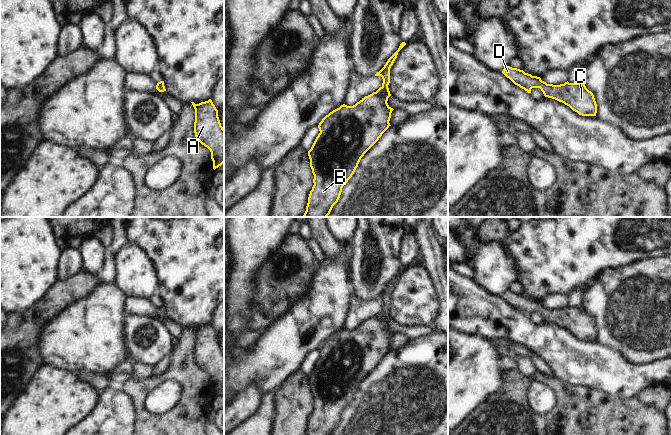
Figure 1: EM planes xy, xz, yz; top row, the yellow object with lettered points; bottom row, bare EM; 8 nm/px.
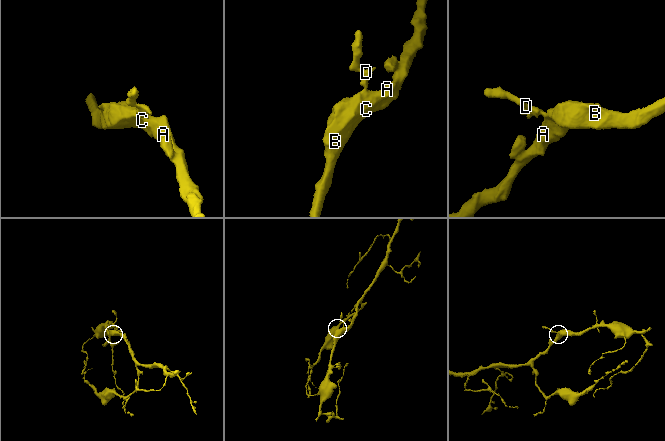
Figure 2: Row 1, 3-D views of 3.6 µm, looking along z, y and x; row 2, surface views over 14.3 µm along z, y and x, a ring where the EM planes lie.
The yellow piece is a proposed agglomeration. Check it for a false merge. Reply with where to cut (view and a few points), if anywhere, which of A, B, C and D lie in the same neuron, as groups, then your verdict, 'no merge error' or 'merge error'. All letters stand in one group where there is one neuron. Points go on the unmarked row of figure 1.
no cut | A B C D | no merge error

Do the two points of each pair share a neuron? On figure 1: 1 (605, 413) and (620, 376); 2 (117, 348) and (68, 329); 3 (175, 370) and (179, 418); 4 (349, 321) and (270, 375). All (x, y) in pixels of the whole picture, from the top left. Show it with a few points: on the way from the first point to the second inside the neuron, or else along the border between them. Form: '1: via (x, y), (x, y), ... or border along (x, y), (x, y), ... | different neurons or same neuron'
1: border along (591, 386), (621, 397), (637, 395) | different neurons
2: via (105, 347), (99, 345), (90, 336), (80, 336) | same neuron
3: via (187, 382), (187, 406) | same neuron
4: border along (349, 302), (343, 327) | different neurons

